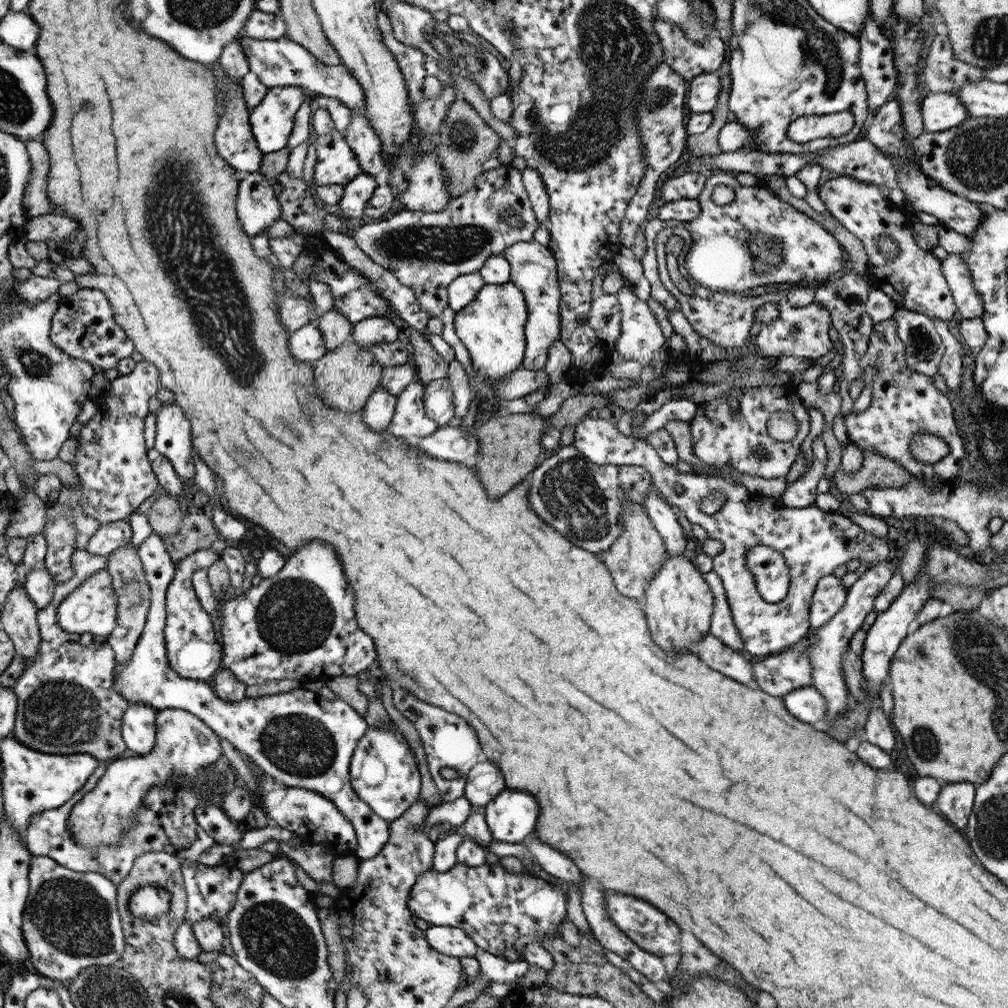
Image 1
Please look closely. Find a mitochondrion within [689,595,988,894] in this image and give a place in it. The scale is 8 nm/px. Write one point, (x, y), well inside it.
(923, 743)

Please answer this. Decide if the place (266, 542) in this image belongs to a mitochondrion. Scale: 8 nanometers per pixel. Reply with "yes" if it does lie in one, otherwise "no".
no

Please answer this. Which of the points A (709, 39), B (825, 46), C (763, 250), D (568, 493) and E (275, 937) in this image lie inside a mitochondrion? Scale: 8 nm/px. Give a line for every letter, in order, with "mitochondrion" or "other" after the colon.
A: other
B: mitochondrion
C: mitochondrion
D: mitochondrion
E: mitochondrion

